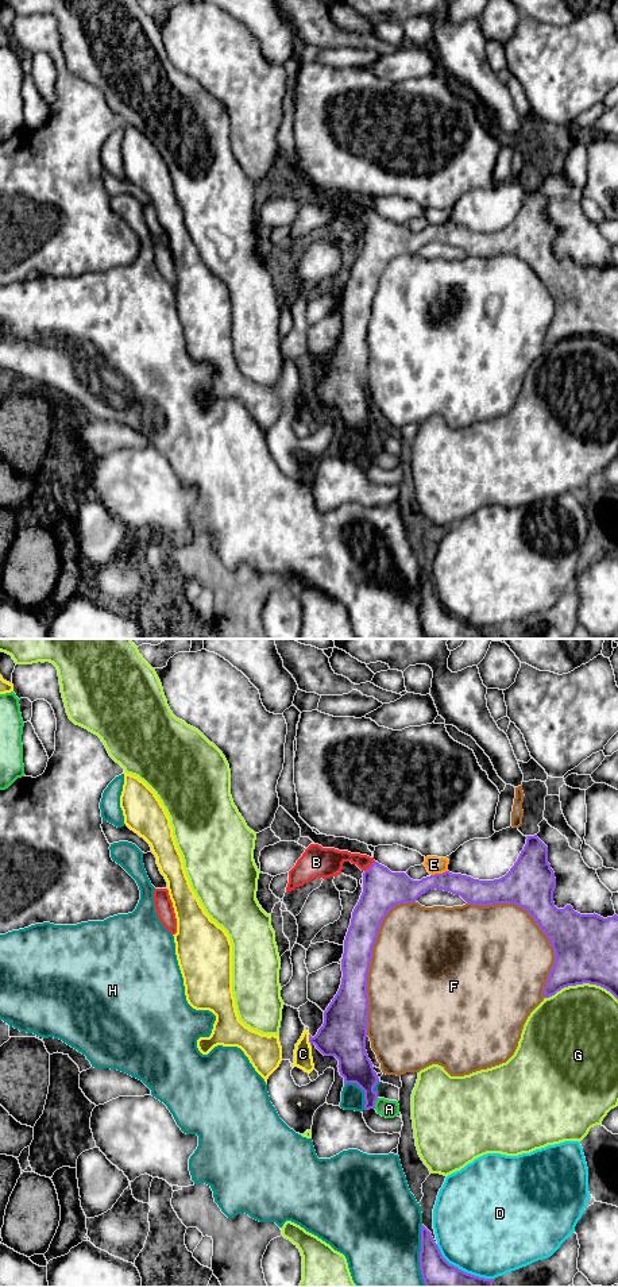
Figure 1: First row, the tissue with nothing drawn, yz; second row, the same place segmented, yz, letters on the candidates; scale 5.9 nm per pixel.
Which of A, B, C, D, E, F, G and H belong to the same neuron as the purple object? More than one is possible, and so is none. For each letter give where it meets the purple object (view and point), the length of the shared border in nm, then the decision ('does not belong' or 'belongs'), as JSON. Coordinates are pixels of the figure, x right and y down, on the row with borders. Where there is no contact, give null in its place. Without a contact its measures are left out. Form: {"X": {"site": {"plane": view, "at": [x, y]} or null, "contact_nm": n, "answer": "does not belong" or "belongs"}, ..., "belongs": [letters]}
{"A": {"site": {"plane": "yz", "at": [374, 1104]}, "contact_nm": 70, "answer": "does not belong"}, "B": {"site": {"plane": "yz", "at": [370, 866]}, "contact_nm": 90, "answer": "belongs"}, "C": {"site": {"plane": "yz", "at": [309, 1040]}, "contact_nm": 70, "answer": "does not belong"}, "D": {"site": {"plane": "yz", "at": [460, 1270]}, "contact_nm": 400, "answer": "does not belong"}, "E": {"site": {"plane": "yz", "at": [439, 874]}, "contact_nm": 110, "answer": "does not belong"}, "F": {"site": {"plane": "yz", "at": [370, 960]}, "contact_nm": 850, "answer": "does not belong"}, "G": {"site": {"plane": "yz", "at": [582, 983]}, "contact_nm": 440, "answer": "does not belong"}, "H": {"site": {"plane": "yz", "at": [420, 1255]}, "contact_nm": 380, "answer": "does not belong"}, "belongs": ["B"]}

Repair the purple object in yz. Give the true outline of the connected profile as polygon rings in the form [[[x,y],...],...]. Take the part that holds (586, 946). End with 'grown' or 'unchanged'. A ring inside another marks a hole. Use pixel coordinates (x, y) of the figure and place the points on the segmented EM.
[[[537,835],[526,837],[526,844],[514,866],[505,876],[494,881],[479,881],[449,871],[413,881],[405,872],[391,872],[367,855],[322,848],[318,844],[310,844],[289,871],[286,893],[309,883],[314,878],[325,879],[340,875],[344,862],[351,862],[363,871],[363,893],[352,912],[351,925],[344,940],[341,984],[324,1012],[322,1026],[314,1037],[309,1034],[309,1043],[310,1045],[314,1044],[324,1056],[335,1056],[339,1060],[337,1067],[344,1078],[344,1086],[356,1083],[364,1091],[364,1110],[375,1109],[378,1091],[374,1087],[379,1080],[366,1051],[368,1026],[367,975],[372,947],[387,913],[397,905],[416,902],[429,889],[460,895],[467,903],[480,906],[515,903],[526,910],[555,951],[555,964],[544,987],[545,998],[555,995],[564,987],[590,983],[606,989],[618,999],[618,916],[603,918],[595,913],[580,914],[571,905],[557,909],[553,902],[556,878],[548,863],[548,847]]] | grown

